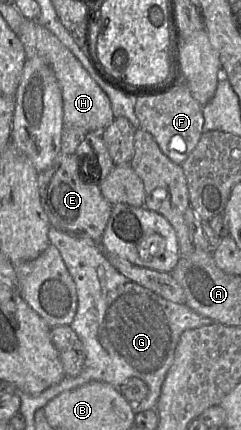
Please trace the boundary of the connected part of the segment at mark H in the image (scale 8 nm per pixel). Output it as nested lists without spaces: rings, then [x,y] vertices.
[[[25,18],[19,28],[18,36],[24,45],[27,59],[33,57],[45,59],[53,70],[62,91],[64,125],[80,126],[88,132],[93,132],[105,129],[114,121],[115,117],[107,94],[55,34],[37,20]]]

